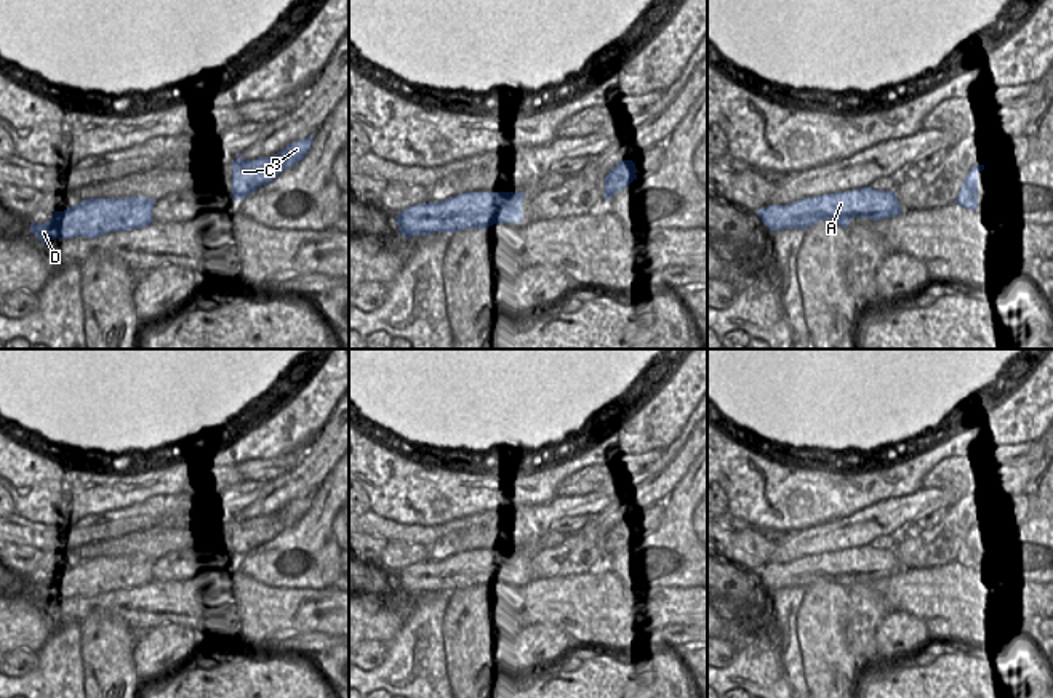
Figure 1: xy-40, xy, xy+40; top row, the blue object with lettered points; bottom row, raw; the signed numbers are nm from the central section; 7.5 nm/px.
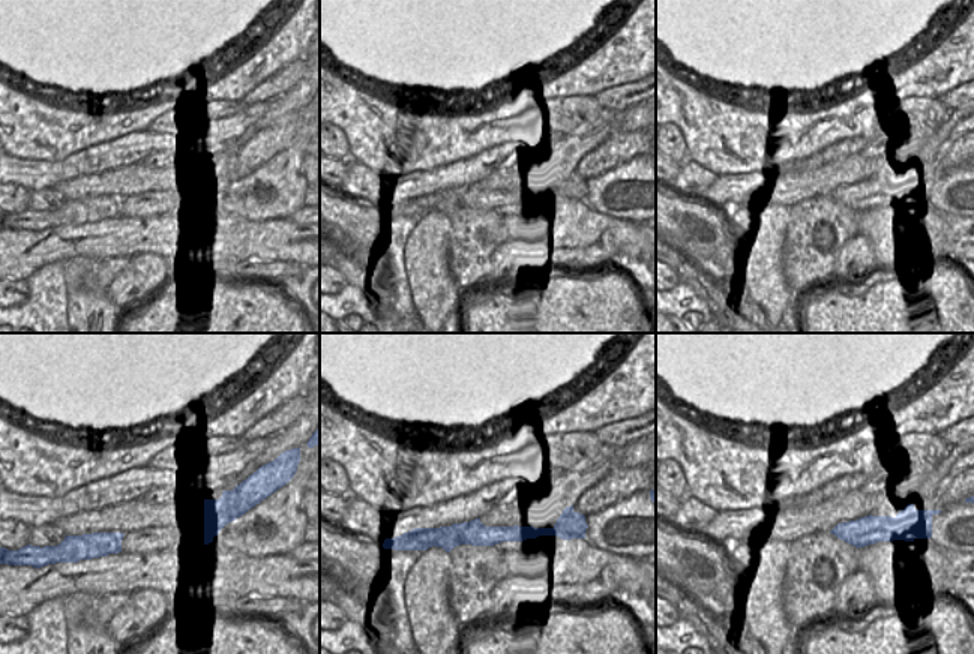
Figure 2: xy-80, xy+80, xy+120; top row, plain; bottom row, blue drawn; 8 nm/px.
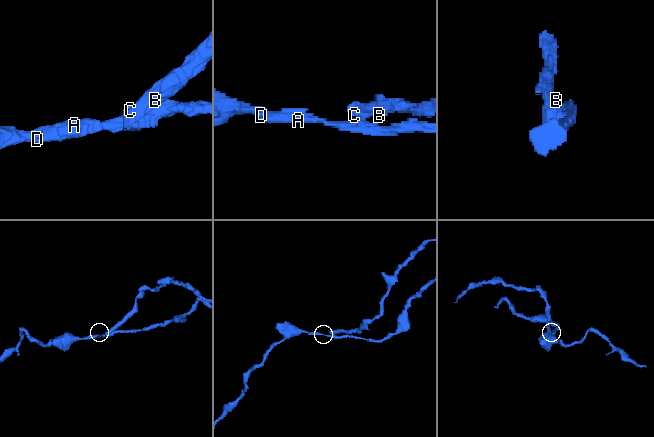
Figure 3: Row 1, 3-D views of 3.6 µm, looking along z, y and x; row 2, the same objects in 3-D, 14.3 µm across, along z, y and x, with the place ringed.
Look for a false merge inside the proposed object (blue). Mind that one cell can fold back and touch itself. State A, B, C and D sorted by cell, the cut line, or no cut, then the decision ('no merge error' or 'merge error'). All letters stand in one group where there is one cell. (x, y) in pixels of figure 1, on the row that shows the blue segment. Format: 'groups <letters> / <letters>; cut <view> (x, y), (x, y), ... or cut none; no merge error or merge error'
groups A D / B C; cut xy+40 (964, 181), (970, 192), (970, 207); merge error

